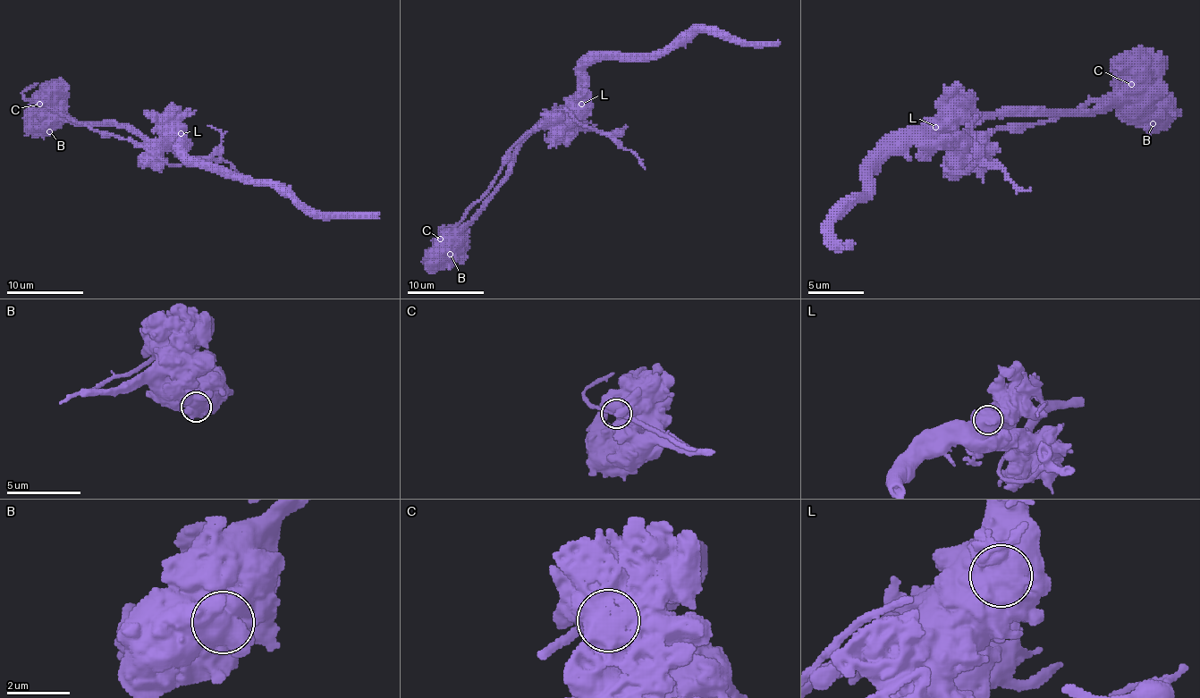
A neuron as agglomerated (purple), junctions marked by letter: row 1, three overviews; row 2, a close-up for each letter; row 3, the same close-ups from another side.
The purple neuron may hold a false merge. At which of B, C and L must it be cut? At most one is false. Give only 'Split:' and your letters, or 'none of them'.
Split: C

